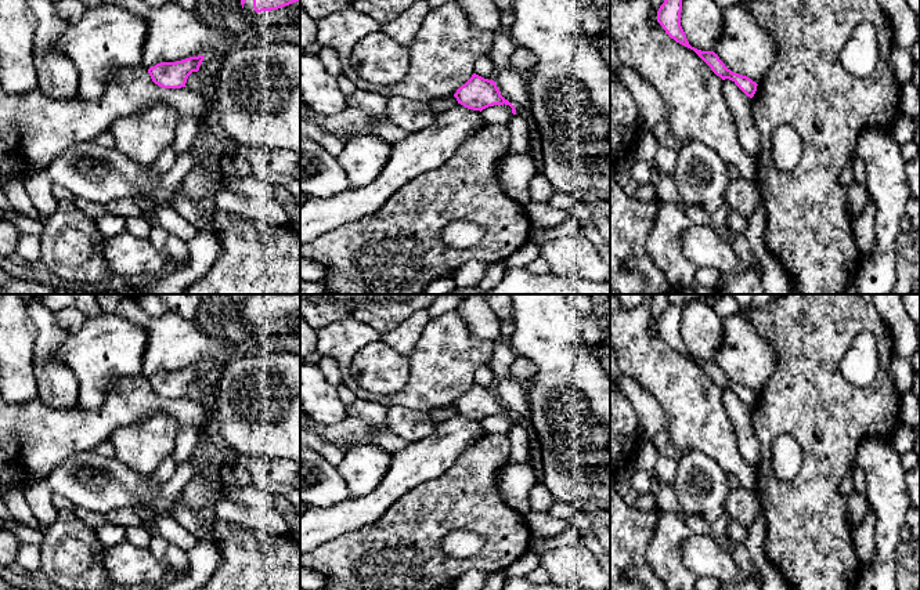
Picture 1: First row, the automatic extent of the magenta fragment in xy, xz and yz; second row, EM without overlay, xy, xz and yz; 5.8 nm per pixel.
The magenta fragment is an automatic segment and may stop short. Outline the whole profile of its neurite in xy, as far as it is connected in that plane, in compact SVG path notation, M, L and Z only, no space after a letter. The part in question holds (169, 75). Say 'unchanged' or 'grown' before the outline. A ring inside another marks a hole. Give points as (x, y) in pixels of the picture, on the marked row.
unchanged; M203 55L190 57L176 62L160 62L148 69L155 84L163 88L185 87L187 79L192 72L198 72Z

